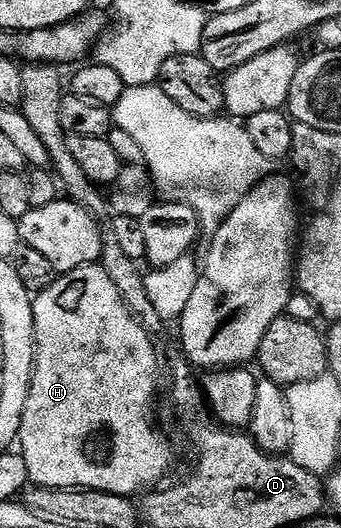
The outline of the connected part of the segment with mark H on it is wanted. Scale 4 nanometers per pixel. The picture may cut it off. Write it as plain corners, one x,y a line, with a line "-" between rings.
101,265
62,272
53,285
34,296
33,306
35,370
31,372
31,388
17,440
30,482
36,487
73,487
128,497
134,496
134,491
154,488
170,469
175,451
155,428
159,355
147,336
148,328
131,314

